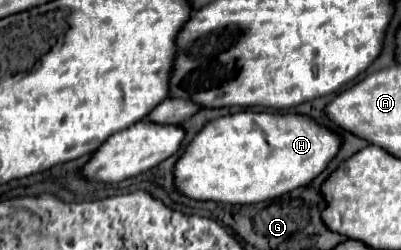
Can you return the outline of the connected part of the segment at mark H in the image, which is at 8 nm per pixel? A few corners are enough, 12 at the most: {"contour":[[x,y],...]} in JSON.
{"contour":[[308,116],[210,120],[174,164],[198,202],[316,178],[340,136]]}

